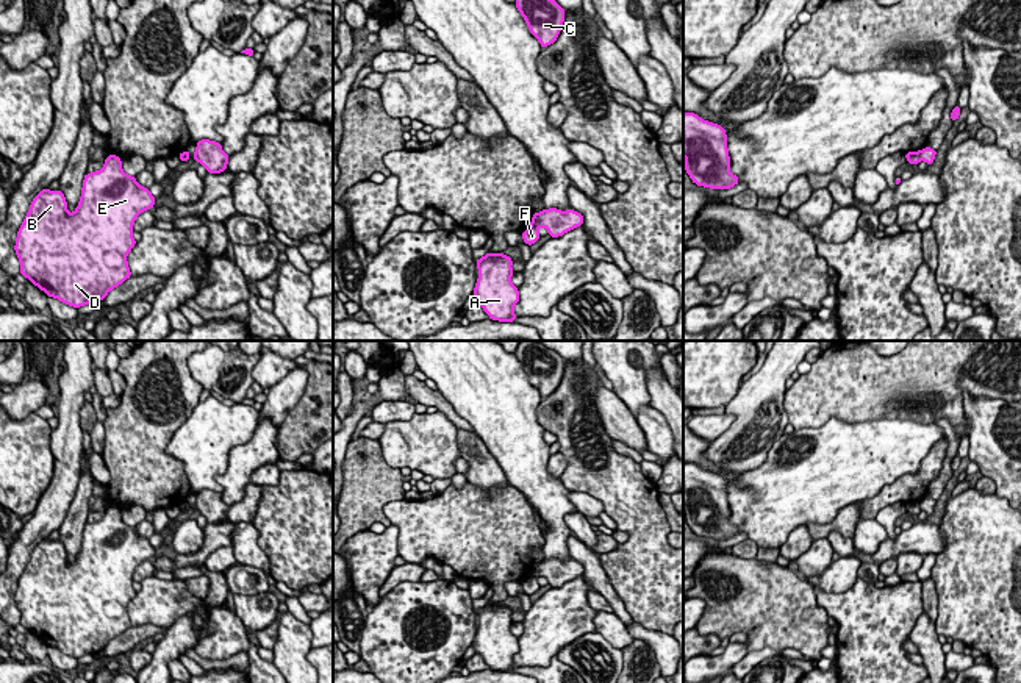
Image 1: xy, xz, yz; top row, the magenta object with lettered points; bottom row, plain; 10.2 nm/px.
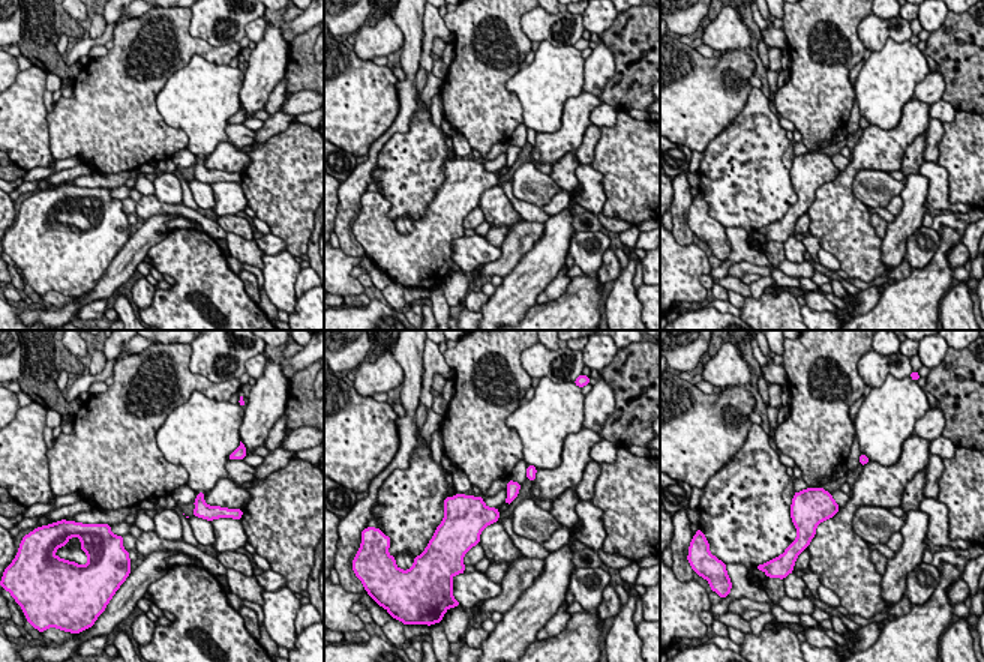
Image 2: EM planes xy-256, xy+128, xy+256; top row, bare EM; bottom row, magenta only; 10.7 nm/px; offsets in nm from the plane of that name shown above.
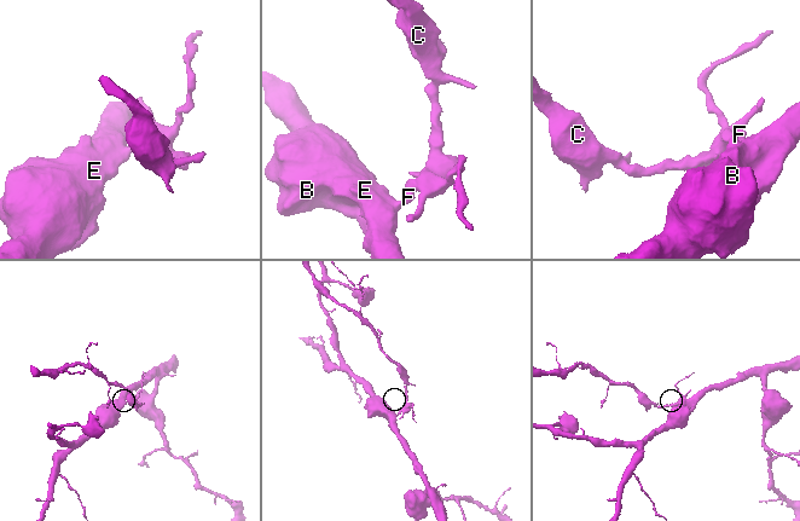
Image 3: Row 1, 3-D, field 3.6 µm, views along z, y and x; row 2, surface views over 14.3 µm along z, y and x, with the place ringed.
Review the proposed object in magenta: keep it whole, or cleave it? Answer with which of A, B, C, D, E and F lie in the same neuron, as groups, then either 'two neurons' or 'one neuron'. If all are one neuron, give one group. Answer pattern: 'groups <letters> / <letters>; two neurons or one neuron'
groups A B D E F / C; two neurons

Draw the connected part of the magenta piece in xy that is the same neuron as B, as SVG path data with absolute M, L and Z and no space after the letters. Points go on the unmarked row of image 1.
M109 505L100 520L84 525L81 549L72 564L59 539L42 539L17 581L14 600L20 624L48 647L69 656L97 653L131 627L127 605L136 595L133 574L142 561L153 558L156 549L136 527L127 525L120 514L119 506Z

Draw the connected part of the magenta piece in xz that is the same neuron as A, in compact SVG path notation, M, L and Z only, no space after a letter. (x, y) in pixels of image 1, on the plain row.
M486 603L475 611L478 630L474 638L474 649L491 670L514 672L513 661L519 652L519 641L511 633L513 610L503 603Z

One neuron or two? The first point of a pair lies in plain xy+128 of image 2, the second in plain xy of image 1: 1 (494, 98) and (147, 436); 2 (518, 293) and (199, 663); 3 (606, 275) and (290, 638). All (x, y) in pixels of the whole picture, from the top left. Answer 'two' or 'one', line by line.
1: one
2: two
3: two

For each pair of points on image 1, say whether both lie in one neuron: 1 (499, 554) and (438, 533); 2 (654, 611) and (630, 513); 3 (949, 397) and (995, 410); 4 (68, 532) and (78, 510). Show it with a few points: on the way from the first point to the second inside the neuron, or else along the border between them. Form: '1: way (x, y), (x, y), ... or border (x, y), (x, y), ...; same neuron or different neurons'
1: way (483, 538), (479, 533), (454, 533); same neuron
2: way (654, 586), (654, 579), (648, 572), (648, 538); same neuron
3: border (998, 397), (971, 397), (963, 393), (968, 436); different neurons
4: way (72, 527), (77, 514); same neuron

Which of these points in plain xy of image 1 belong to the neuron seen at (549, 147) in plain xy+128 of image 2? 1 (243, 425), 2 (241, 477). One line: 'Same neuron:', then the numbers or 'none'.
Same neuron: 2

